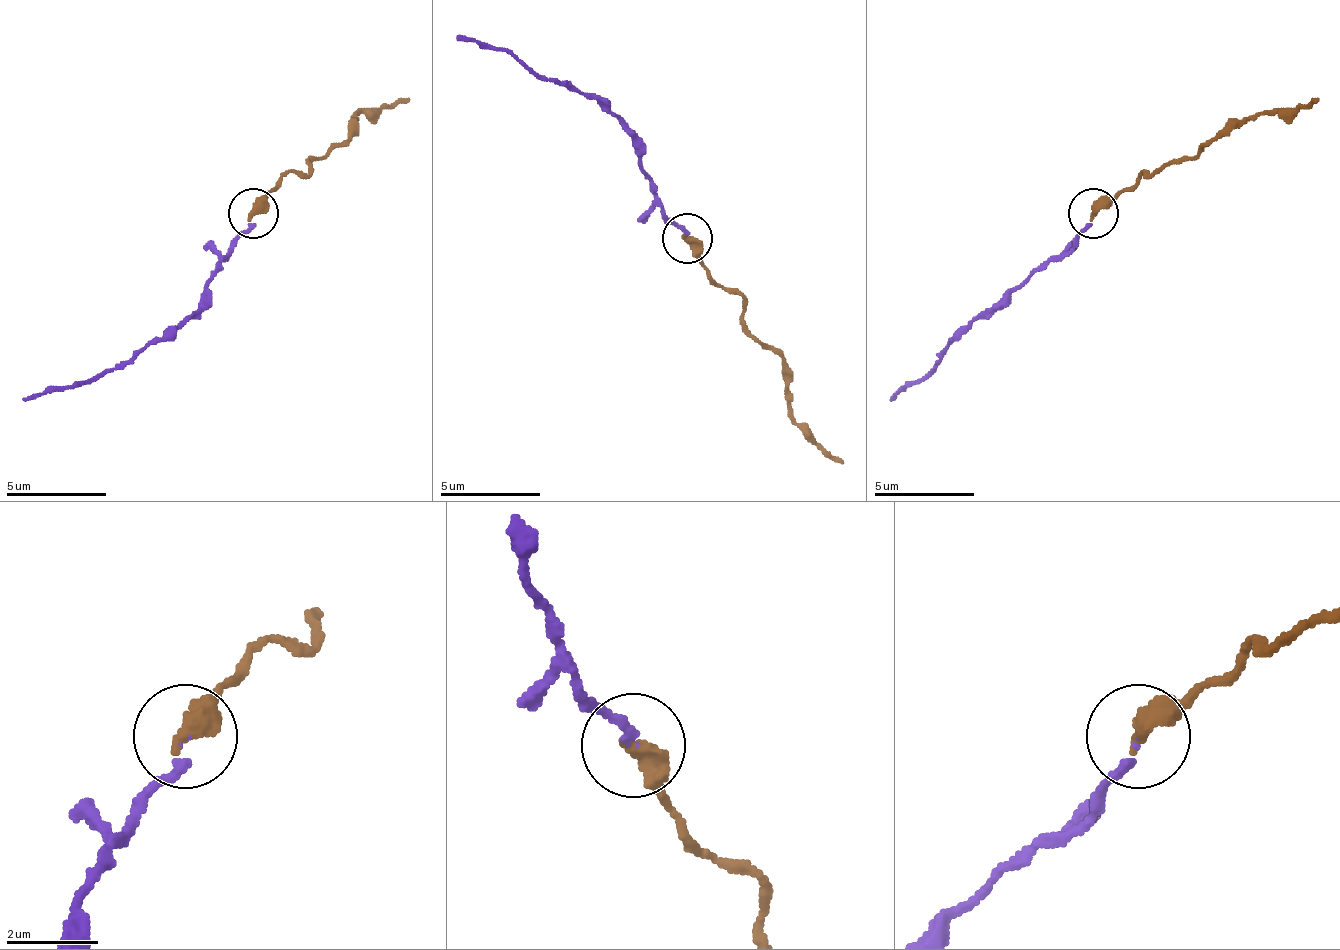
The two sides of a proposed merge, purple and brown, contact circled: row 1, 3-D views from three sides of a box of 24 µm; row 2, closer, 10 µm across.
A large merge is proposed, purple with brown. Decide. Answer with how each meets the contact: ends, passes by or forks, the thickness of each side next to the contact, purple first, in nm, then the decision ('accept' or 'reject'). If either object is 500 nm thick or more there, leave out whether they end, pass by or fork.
purple ends; brown ends; calibres 120 and 400 nm; accept

